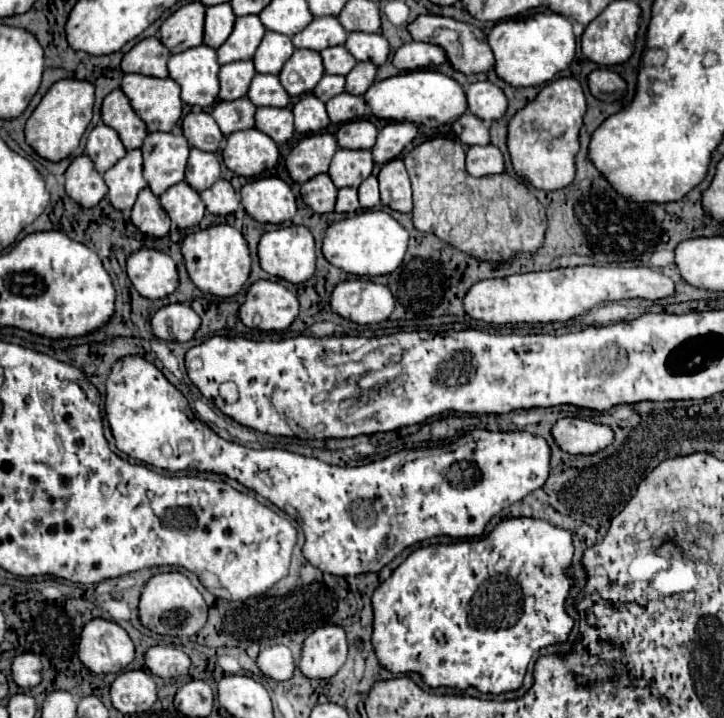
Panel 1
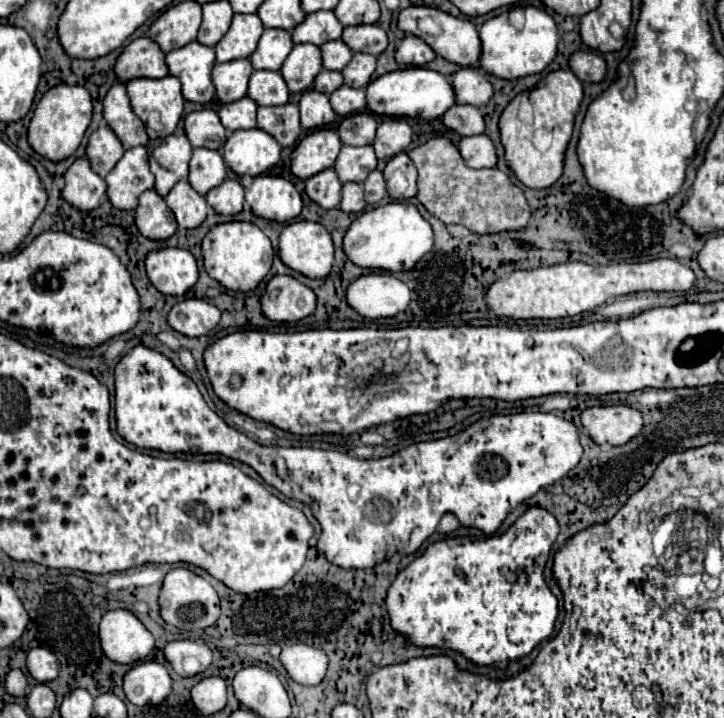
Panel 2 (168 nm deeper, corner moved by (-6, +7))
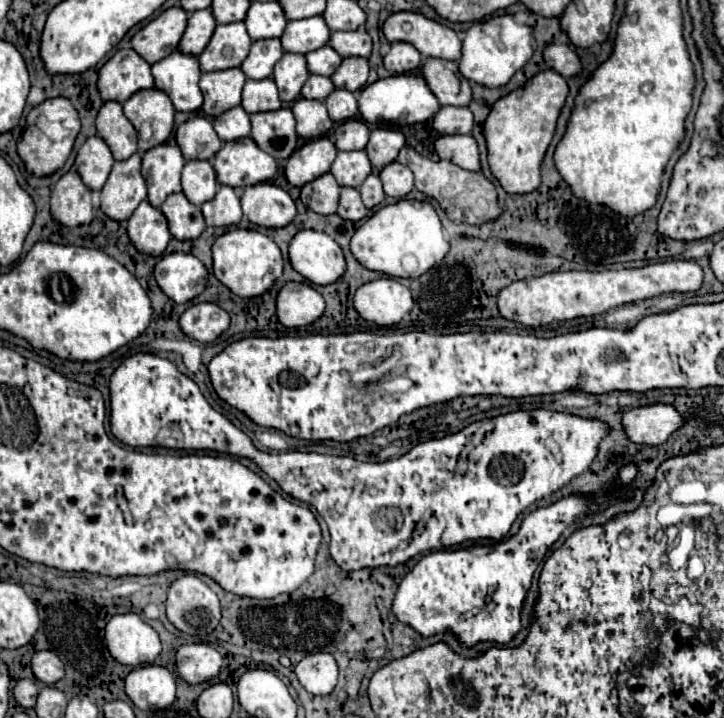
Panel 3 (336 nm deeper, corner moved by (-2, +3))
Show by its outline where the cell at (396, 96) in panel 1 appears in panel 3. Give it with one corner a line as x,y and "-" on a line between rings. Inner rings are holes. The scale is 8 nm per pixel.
395,74
383,80
377,80
365,86
359,94
359,112
365,122
375,126
407,126
433,118
433,114
441,108
435,100
433,92
423,84
421,76
415,74

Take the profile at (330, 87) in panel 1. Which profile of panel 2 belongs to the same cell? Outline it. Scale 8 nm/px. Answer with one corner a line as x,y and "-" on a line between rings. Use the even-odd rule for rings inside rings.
321,70
313,82
313,88
323,94
333,94
339,86
343,86
343,74
335,70

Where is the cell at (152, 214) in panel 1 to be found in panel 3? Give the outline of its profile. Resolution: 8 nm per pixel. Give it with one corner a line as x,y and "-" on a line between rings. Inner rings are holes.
143,200
143,204
139,204
139,208
129,218
127,234
133,246
149,256
163,254
171,240
163,212
153,208
147,200

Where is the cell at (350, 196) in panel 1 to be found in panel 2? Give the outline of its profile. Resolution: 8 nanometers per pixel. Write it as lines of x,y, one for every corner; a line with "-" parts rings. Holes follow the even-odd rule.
355,182
343,184
341,210
343,212
363,212
365,208
367,208
367,202
363,200
363,184
355,184

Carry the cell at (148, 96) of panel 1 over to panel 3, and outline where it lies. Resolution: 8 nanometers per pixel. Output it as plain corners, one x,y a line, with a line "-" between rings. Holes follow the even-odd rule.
141,90
137,94
133,94
125,104
123,104
125,116
129,118
129,122
135,126
138,132
143,122
149,122
153,128
153,134
149,140
142,140
138,137
138,149
145,152
153,146
163,144
171,130
173,130
173,116
175,116
175,108
169,100
169,96
161,90

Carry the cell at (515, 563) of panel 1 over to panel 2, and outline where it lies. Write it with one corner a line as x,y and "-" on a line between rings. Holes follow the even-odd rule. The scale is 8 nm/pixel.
529,508
501,536
457,536
429,544
425,554
401,570
389,586
385,608
391,618
391,628
413,646
455,650
477,666
505,670
511,662
525,658
555,630
559,600
547,586
543,570
557,534
559,524
553,514
543,508

